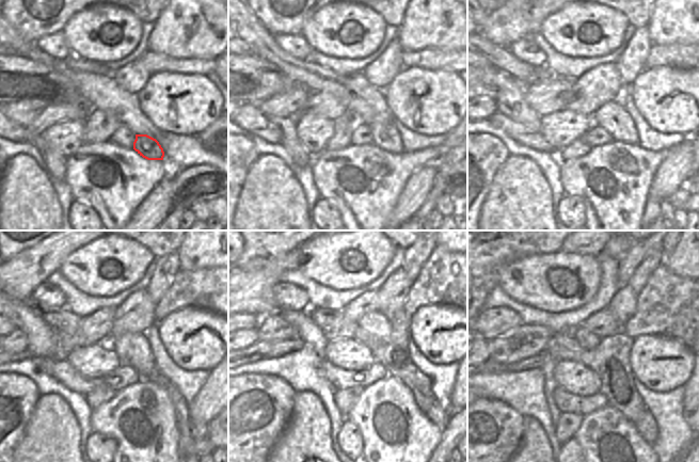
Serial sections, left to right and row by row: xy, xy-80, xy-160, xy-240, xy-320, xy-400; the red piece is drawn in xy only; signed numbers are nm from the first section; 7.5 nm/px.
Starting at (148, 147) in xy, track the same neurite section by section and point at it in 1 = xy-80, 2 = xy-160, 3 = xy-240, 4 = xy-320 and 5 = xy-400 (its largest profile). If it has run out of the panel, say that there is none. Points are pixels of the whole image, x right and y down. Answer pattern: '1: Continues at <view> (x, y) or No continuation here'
1: Continues at xy-80 (385, 137)
2: Continues at xy-160 (612, 116)
3: Continues at xy-240 (132, 349)
4: Continues at xy-320 (374, 331)
5: Continues at xy-400 (586, 337)

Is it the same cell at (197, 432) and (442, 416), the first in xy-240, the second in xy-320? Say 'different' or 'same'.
same

